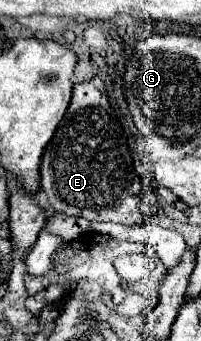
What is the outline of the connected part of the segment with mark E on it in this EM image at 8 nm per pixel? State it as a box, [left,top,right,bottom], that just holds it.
[40,77,148,227]

